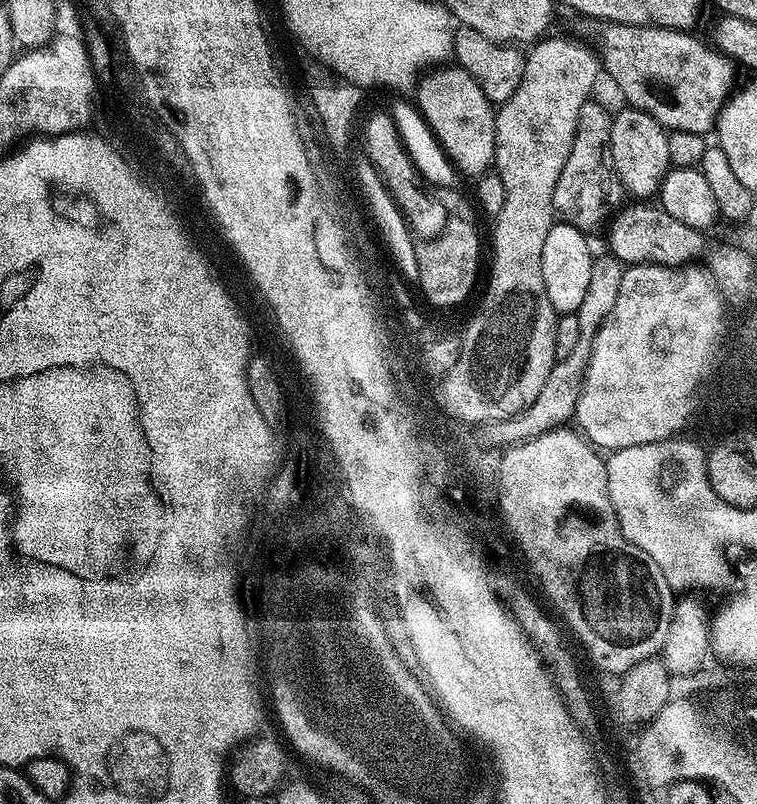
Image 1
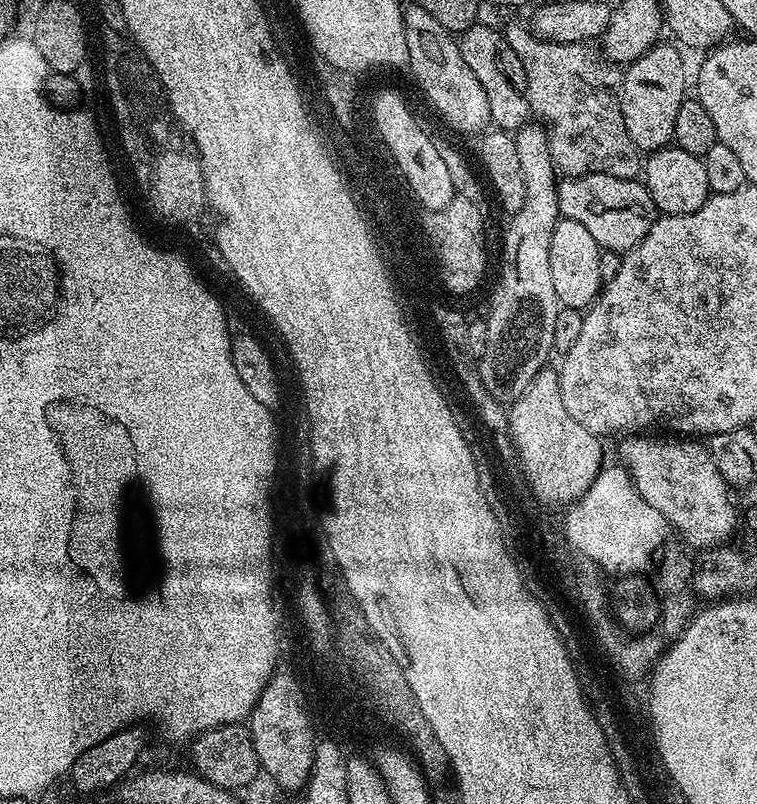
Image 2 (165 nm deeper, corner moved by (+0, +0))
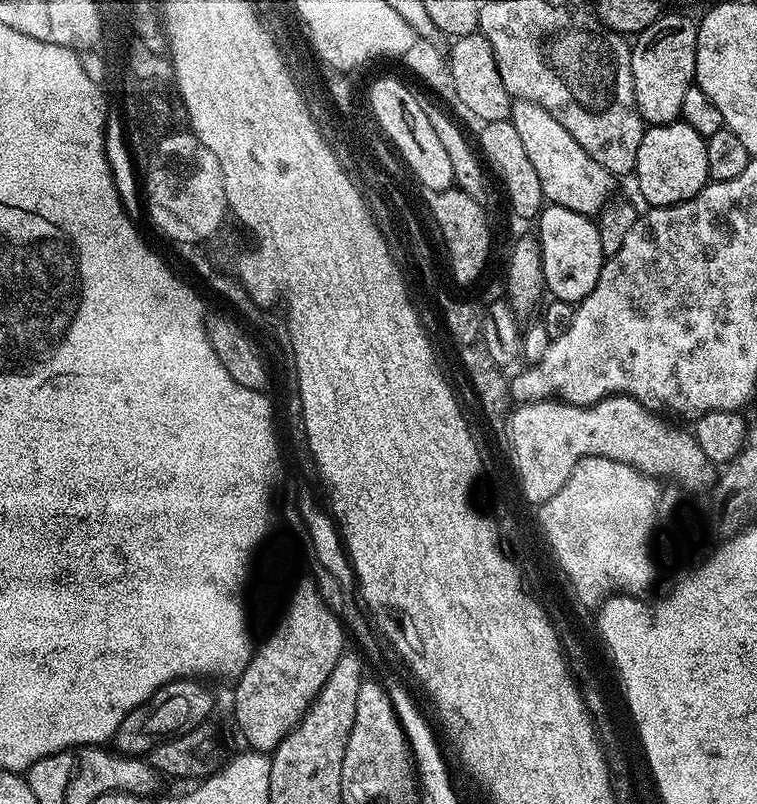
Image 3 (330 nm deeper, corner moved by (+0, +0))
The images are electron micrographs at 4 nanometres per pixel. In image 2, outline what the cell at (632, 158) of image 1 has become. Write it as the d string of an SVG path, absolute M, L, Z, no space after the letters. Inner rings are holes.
M657 43L655 48L651 48L623 69L624 85L621 86L620 92L618 91L622 118L626 122L630 142L634 142L634 146L644 154L651 154L659 148L667 148L673 143L672 135L674 134L674 122L678 118L678 106L682 106L682 102L686 99L684 60L680 57L681 49L675 43L672 43L673 45L664 43Z

